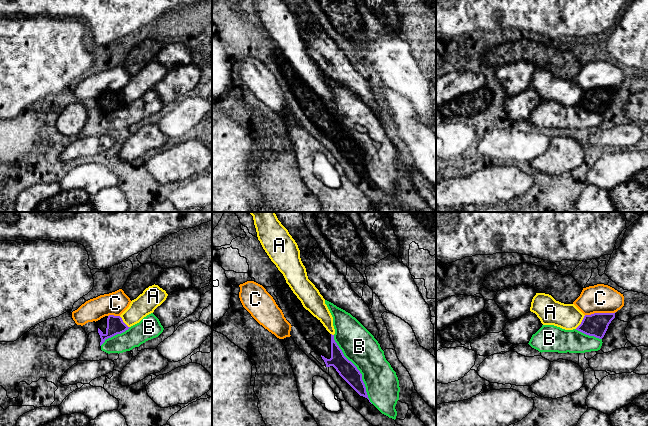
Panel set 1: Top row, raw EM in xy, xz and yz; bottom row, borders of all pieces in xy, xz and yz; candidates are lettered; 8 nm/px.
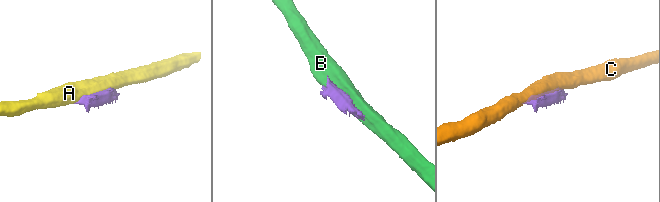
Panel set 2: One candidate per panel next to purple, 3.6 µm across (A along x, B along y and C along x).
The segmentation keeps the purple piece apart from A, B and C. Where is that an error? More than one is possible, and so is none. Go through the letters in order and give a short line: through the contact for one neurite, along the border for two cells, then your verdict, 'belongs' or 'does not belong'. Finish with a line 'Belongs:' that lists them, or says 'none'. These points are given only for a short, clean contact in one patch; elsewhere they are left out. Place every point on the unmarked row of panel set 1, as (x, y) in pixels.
A: does not belong
B: does not belong
C: does not belong
Belongs: none

